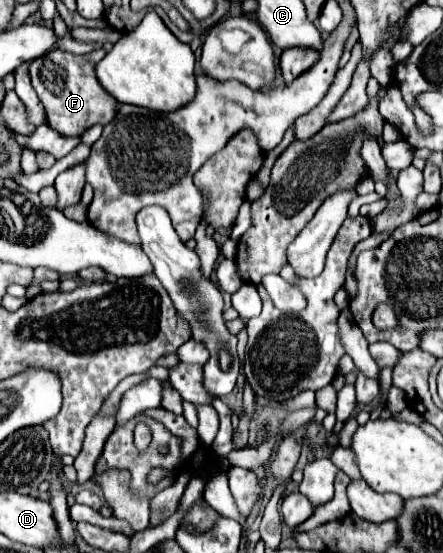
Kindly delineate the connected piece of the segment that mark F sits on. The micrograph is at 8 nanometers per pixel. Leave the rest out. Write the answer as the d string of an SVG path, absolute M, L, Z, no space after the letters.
M52 50L44 58L36 58L30 64L32 86L44 104L46 122L62 136L82 136L94 124L108 124L116 116L118 102L112 98L98 82L94 74L94 64L104 56L104 50L94 50L82 56L64 50Z

